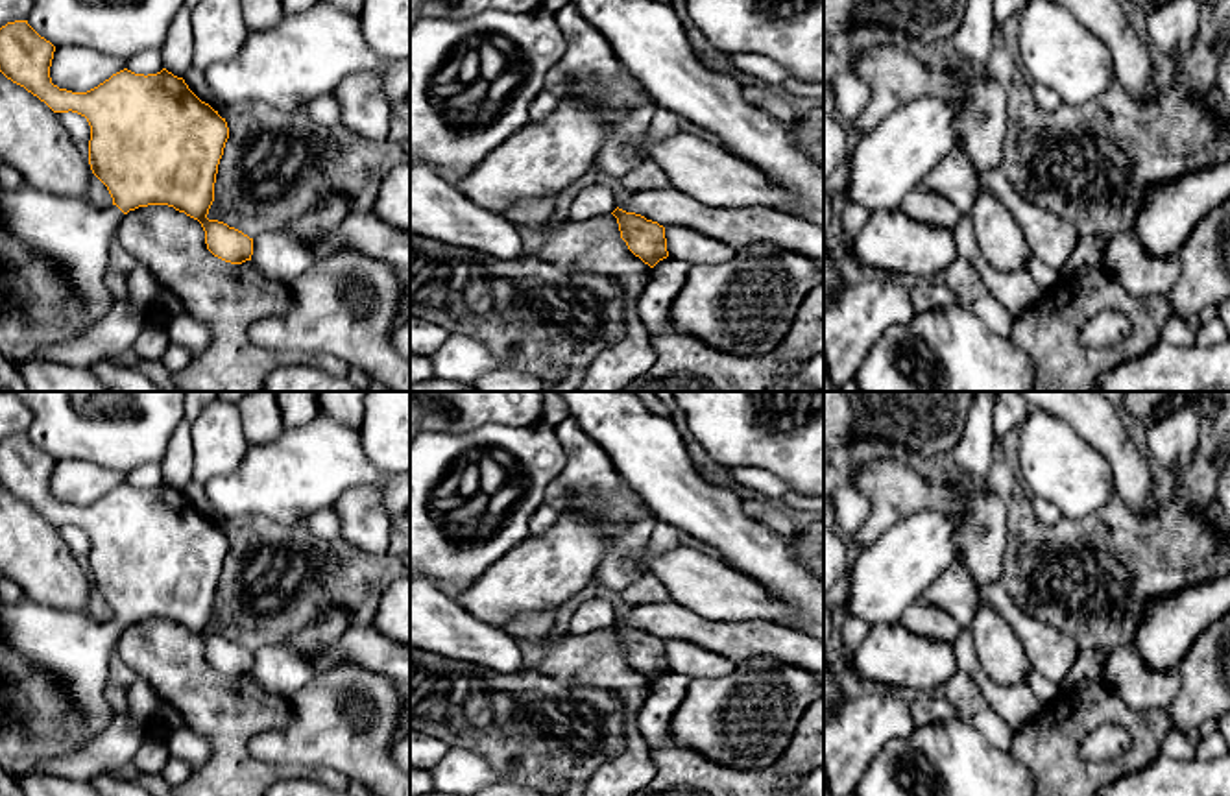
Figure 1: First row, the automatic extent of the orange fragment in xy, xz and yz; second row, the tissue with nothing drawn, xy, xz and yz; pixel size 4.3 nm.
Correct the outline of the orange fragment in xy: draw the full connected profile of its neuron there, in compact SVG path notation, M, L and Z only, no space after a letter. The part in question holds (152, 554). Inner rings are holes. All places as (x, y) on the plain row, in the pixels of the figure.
M28 434L7 436L0 441L0 486L54 526L72 525L87 532L90 539L89 578L107 600L113 619L100 621L87 613L55 609L22 598L17 604L0 604L0 639L59 683L85 722L83 748L92 744L116 715L105 696L109 656L129 624L148 619L174 621L201 637L207 663L214 670L231 678L251 674L253 652L207 632L214 615L218 578L229 552L225 532L201 515L183 491L166 482L148 489L124 482L87 506L59 502L50 491L54 465L55 460Z

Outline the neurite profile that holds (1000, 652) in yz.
M983 602L970 626L975 656L986 678L999 685L1025 685L1029 656L1005 617Z

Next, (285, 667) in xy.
M334 600L321 602L301 630L253 654L251 678L270 694L294 698L318 676L312 657L344 637L351 626L351 608Z

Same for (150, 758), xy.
M163 704L157 709L157 715L153 718L155 728L159 730L163 741L161 742L144 742L139 752L133 757L133 765L142 772L142 774L161 774L164 765L170 759L170 752L166 748L166 739L185 724L185 720L179 717L179 713Z

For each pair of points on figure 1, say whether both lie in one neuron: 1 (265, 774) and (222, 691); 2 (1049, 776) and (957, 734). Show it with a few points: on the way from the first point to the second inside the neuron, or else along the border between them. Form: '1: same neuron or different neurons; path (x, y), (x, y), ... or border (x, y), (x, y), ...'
1: same neuron; path (242, 759), (228, 745), (228, 713)
2: different neurons; border (1009, 750), (1033, 776)

